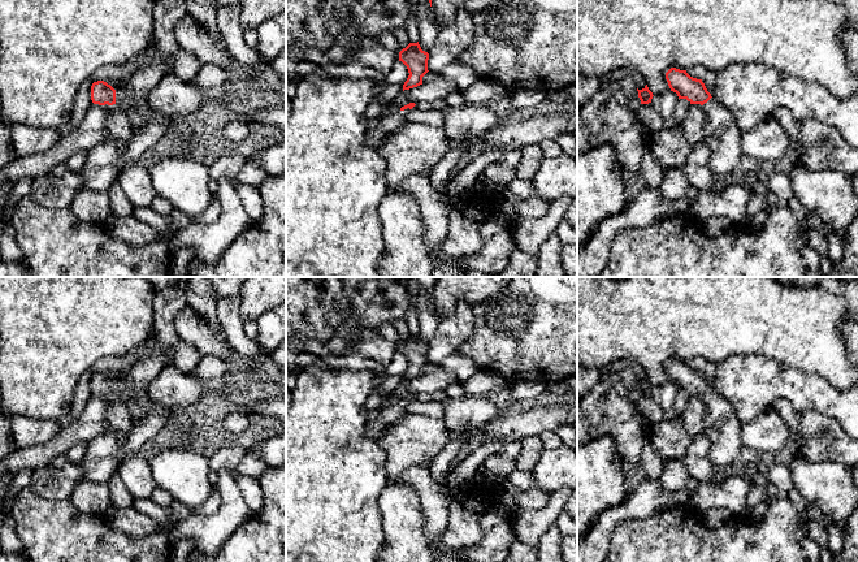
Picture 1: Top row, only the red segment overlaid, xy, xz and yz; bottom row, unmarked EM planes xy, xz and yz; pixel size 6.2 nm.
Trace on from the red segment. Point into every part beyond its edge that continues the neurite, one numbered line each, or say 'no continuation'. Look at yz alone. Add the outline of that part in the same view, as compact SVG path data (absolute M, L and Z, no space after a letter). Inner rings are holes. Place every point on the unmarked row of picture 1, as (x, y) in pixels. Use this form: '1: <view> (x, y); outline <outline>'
1: yz (722, 426); outline M716 392L703 395L705 435L711 442L710 459L722 470L734 467L744 446L741 427L734 408Z

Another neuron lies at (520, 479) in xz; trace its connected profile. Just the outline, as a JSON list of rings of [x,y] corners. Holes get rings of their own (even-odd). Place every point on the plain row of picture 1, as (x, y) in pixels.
[[[514,470],[508,472],[504,479],[521,490],[537,488],[533,474],[526,474],[524,471]]]

